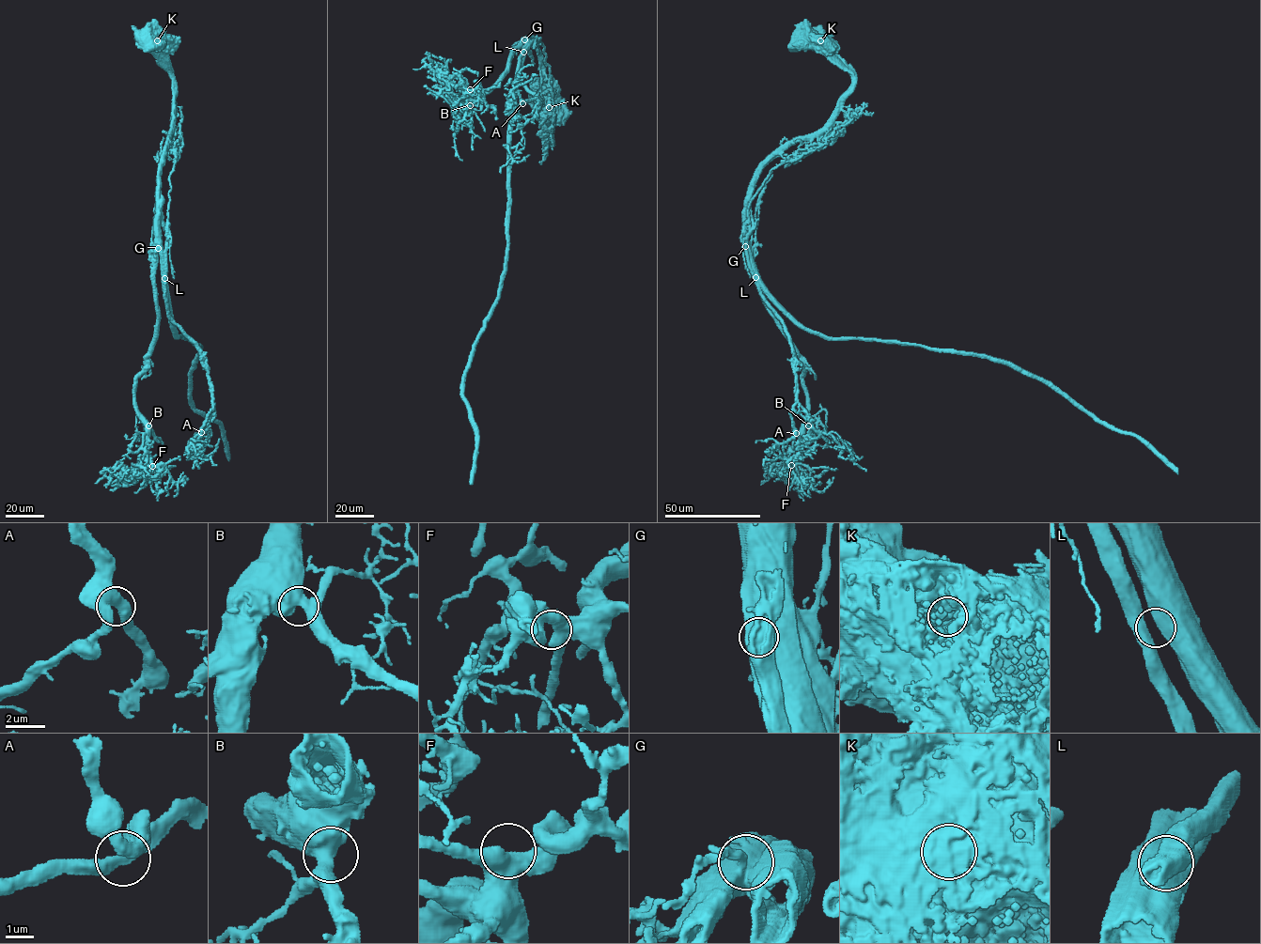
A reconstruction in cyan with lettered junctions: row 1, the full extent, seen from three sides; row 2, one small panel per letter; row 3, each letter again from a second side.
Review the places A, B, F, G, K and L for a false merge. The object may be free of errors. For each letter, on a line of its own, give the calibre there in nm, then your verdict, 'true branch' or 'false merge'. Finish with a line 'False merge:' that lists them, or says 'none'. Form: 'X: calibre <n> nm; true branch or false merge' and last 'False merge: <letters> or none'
A: calibre 420 nm; true branch
B: calibre 550 nm; true branch
F: calibre 460 nm; true branch
G: calibre 460 nm; true branch
K: calibre 1250 nm; false merge
L: calibre 750 nm; true branch
False merge: K

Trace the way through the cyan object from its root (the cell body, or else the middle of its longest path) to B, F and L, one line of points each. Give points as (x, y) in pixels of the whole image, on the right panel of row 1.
B: (796, 36), (826, 45), (851, 90), (823, 128), (762, 168), (747, 251), (801, 363), (808, 425)
F: (796, 36), (851, 80), (823, 128), (763, 166), (749, 202), (761, 298), (803, 370), (791, 465)
L: (796, 36), (826, 45), (850, 75), (851, 90), (823, 128), (791, 142), (762, 168), (748, 213), (755, 277)

